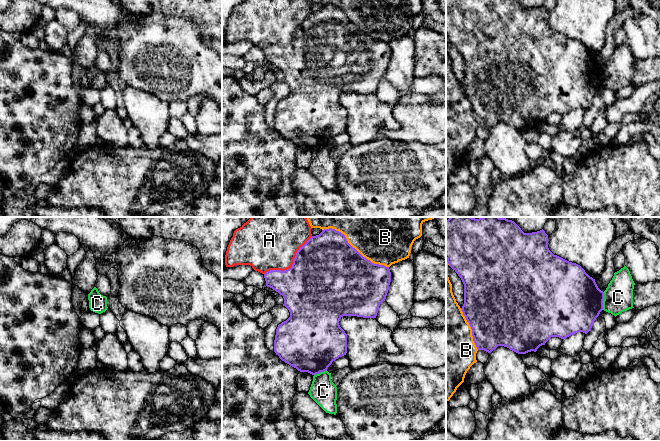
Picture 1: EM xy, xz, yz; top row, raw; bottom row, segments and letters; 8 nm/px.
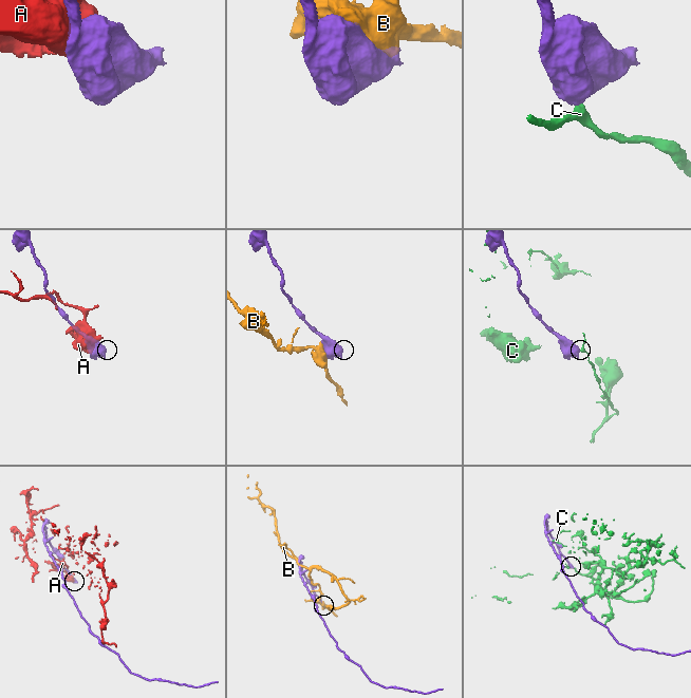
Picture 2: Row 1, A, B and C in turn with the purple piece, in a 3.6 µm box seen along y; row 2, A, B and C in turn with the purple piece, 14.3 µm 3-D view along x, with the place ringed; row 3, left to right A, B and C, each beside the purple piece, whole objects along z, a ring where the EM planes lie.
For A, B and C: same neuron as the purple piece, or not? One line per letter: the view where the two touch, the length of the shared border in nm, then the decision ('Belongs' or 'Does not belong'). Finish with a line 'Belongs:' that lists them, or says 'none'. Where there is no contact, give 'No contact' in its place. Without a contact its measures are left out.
A: Touches purple in xz. Shared border 500 nm. Does not belong
B: Touches purple in xz. Shared border 600 nm. Does not belong
C: Touches purple in yz. Shared border 140 nm. Does not belong
Belongs: none

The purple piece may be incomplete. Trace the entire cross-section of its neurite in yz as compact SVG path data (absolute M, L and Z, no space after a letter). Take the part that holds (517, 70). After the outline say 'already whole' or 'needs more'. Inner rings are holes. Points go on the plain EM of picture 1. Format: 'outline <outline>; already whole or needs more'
outline M446 0L446 36L464 60L464 80L461 86L472 105L473 117L478 126L491 129L498 122L504 122L518 130L536 128L551 113L565 115L578 108L587 110L603 86L604 68L598 64L595 55L590 53L580 41L554 31L548 24L548 11L543 5L524 9L517 0Z; already whole

